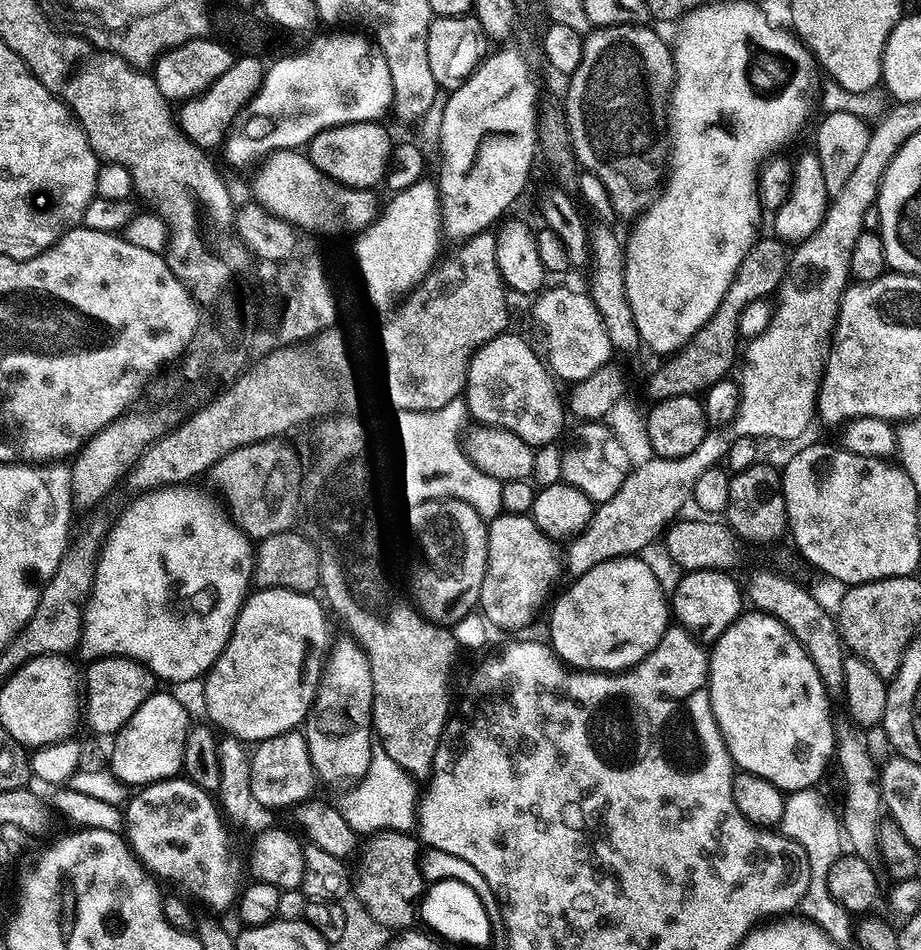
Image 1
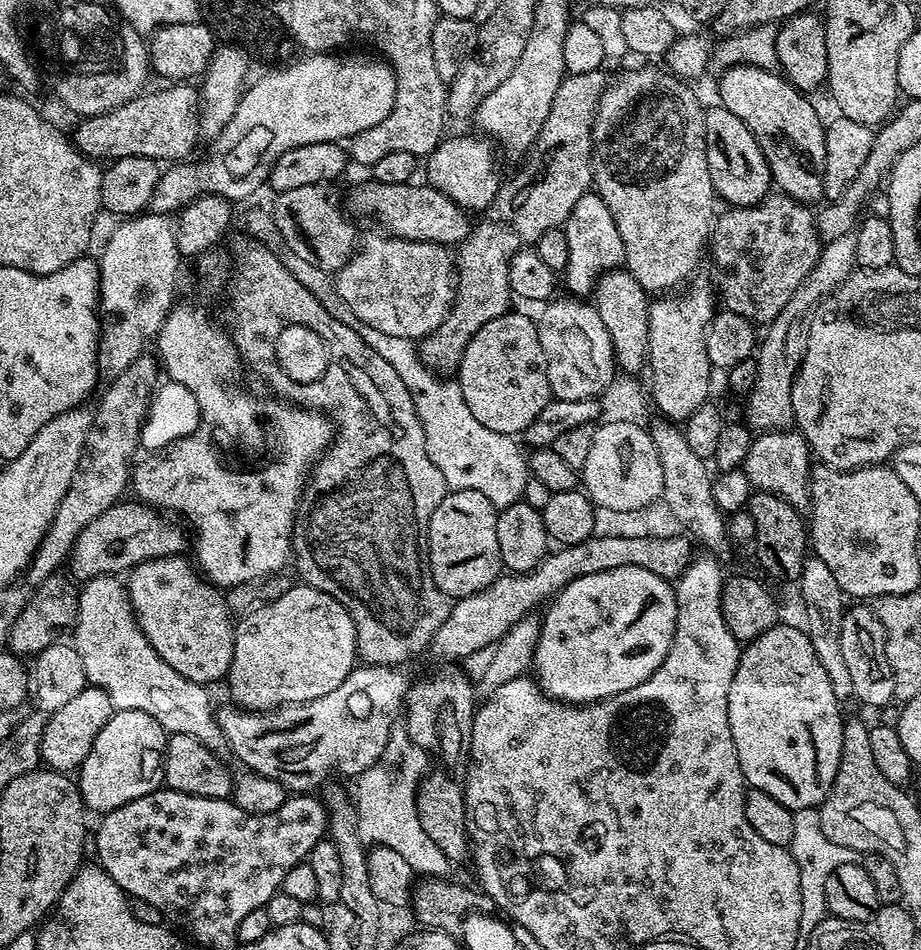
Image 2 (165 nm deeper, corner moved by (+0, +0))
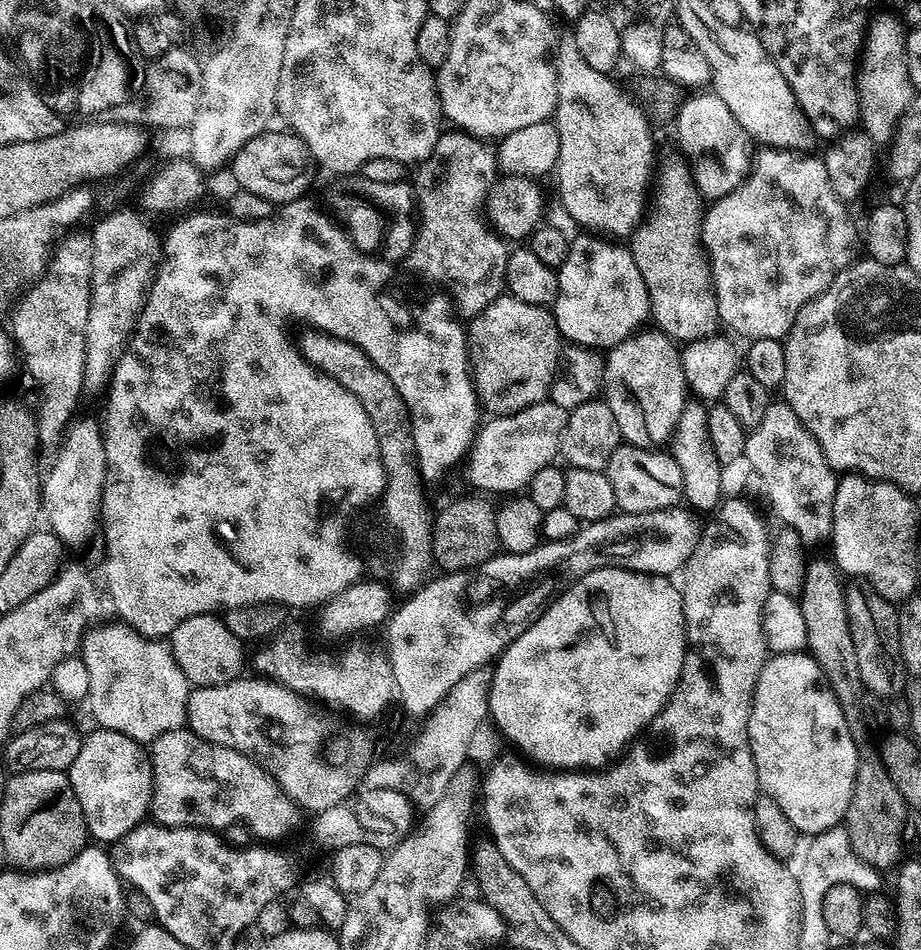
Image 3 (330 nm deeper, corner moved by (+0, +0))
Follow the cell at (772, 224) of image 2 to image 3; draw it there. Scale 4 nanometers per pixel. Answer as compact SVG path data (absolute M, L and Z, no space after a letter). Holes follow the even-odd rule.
M760 150L755 153L752 157L752 167L748 173L748 177L743 180L741 184L738 185L738 187L735 188L733 192L730 192L723 196L722 198L718 198L717 200L711 201L703 209L702 212L702 219L700 221L700 243L706 253L706 259L708 262L708 267L710 269L710 275L712 277L712 293L716 296L716 315L718 317L719 323L721 325L724 324L726 327L729 328L727 331L729 333L737 332L740 336L745 336L745 341L751 342L754 340L761 340L762 338L770 338L771 340L779 340L783 341L785 337L787 337L788 332L792 329L792 323L796 321L796 315L803 310L804 307L806 307L811 300L816 299L817 296L822 295L826 291L826 289L830 286L830 282L834 282L834 278L840 271L842 271L844 268L848 267L849 264L853 263L854 255L852 256L852 243L857 243L858 240L858 232L856 229L856 232L854 229L852 229L852 220L850 217L848 217L848 212L846 209L845 201L839 200L839 198L836 197L834 194L834 190L830 186L830 182L828 181L828 175L826 174L826 170L824 169L824 161L823 159L816 158L816 160L804 156L808 154L801 154L800 152L785 152L783 150Z

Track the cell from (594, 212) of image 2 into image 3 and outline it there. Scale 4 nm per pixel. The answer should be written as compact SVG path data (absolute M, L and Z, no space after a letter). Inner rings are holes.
M580 234L584 236L580 236L577 238L575 237L574 243L569 247L568 250L568 257L564 260L563 264L560 265L558 269L558 275L560 278L560 293L556 295L556 302L554 305L554 315L556 318L556 325L558 326L558 330L560 331L561 337L565 341L571 342L573 345L576 346L583 346L587 349L591 350L607 350L615 346L615 344L621 344L627 336L633 335L641 327L640 324L645 319L646 321L649 319L650 316L650 309L648 306L648 291L646 290L646 282L642 282L642 274L638 270L638 266L634 262L634 258L632 257L631 251L628 251L625 247L624 249L619 248L619 243L616 242L609 242L607 239L604 238L594 238L598 240L591 240L591 235L588 234Z

